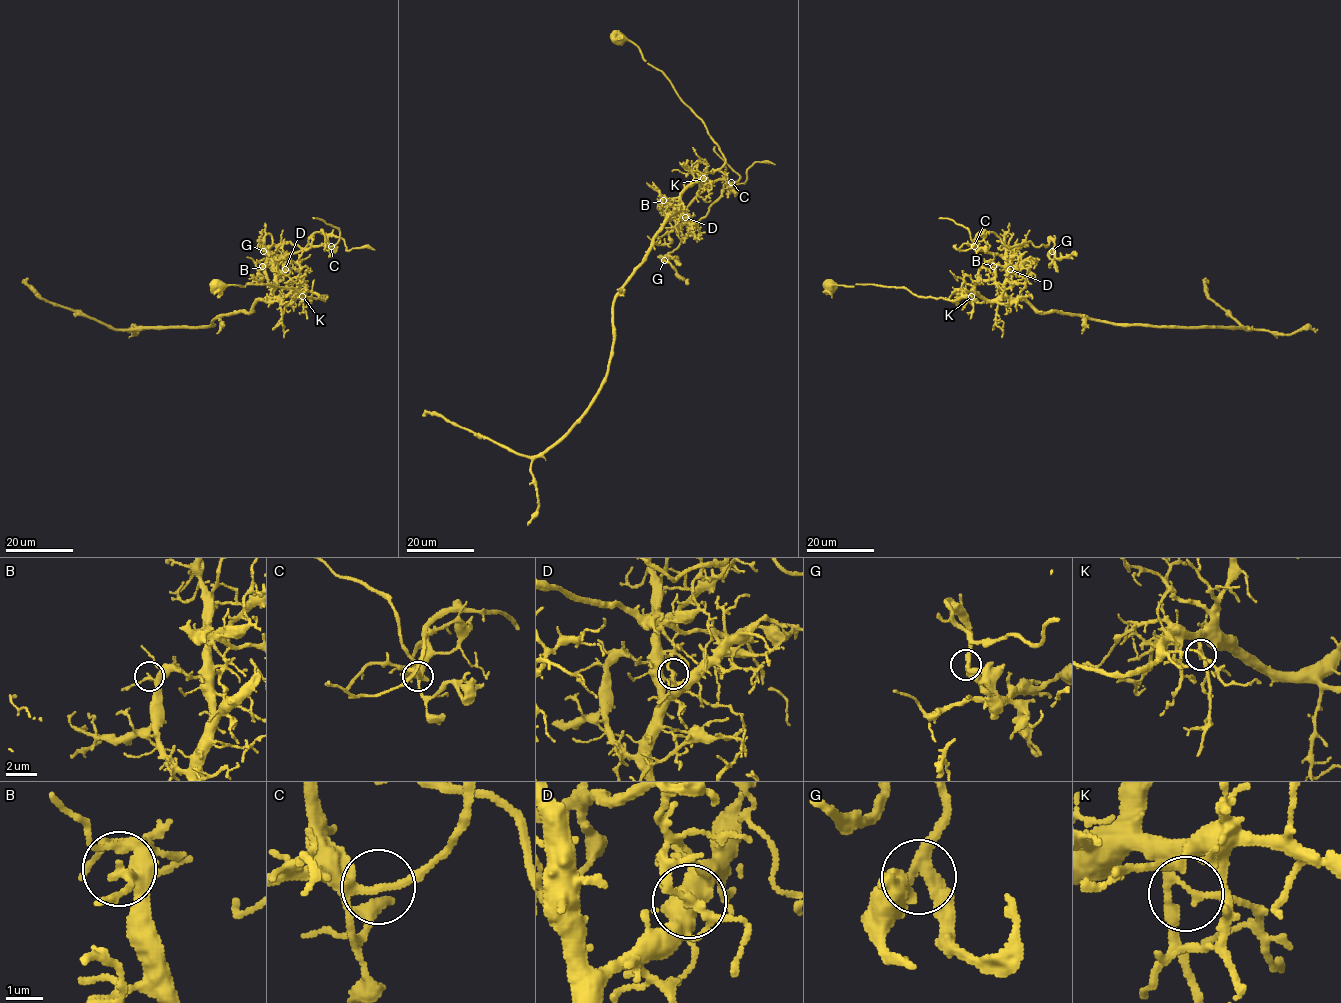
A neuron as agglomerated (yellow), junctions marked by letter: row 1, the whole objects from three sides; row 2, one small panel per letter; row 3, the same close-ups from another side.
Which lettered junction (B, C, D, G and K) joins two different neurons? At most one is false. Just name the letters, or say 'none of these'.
D

